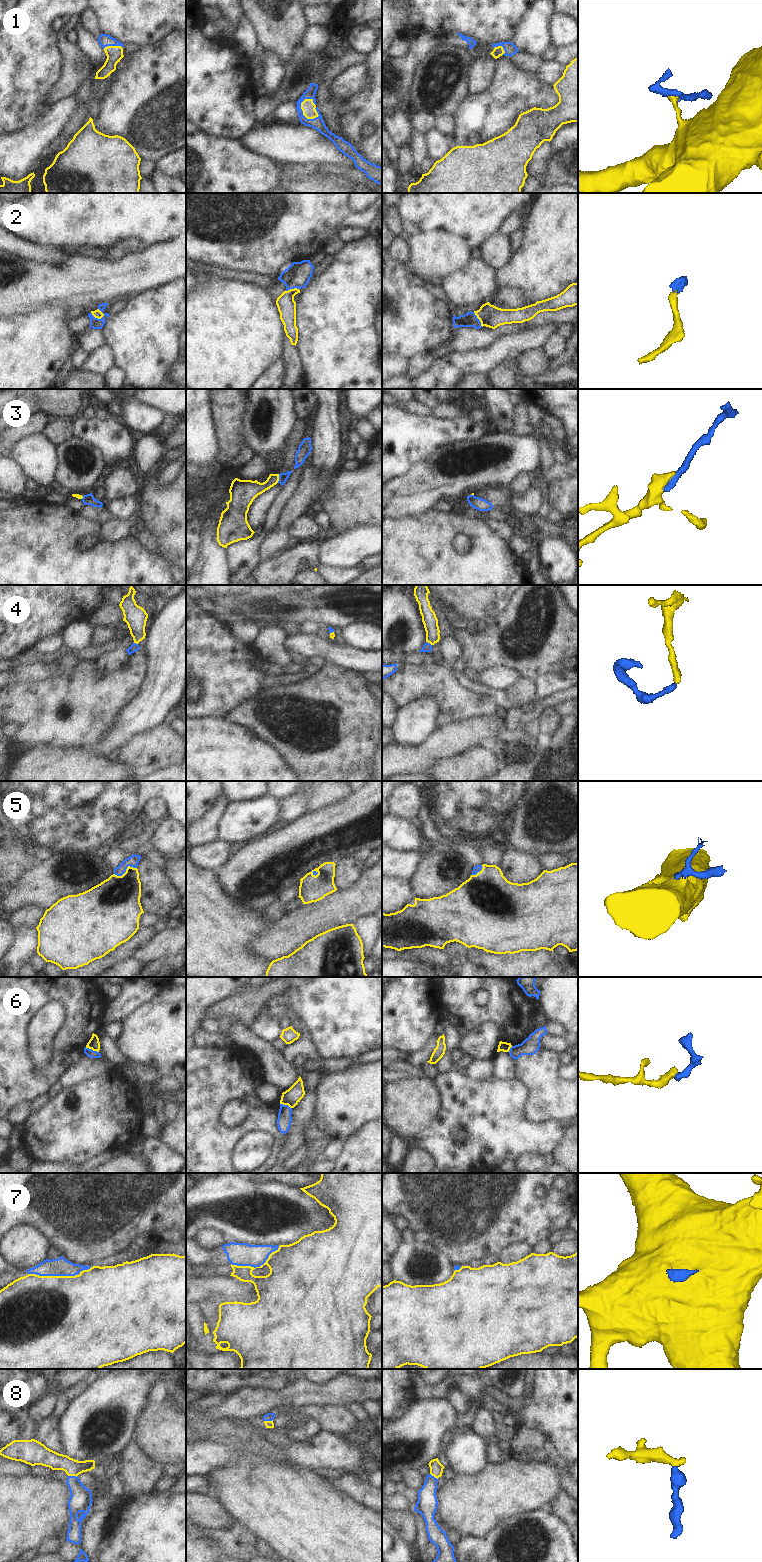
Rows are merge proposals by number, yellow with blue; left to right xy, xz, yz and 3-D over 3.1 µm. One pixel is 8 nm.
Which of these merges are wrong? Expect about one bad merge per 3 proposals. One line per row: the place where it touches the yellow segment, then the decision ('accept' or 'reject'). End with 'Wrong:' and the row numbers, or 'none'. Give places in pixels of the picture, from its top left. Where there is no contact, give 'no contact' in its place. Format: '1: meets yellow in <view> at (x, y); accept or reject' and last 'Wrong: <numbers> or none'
1: meets yellow in xz at (306, 117); accept
2: meets yellow in xy at (97, 317); accept
3: meets yellow in xz at (278, 478); reject
4: meets yellow in yz at (429, 642); accept
5: meets yellow in xy at (126, 870); accept
6: meets yellow in xy at (92, 1049); reject
7: meets yellow in xz at (256, 1267); reject
8: meets yellow in xy at (72, 1475); accept
Wrong: 3, 6, 7

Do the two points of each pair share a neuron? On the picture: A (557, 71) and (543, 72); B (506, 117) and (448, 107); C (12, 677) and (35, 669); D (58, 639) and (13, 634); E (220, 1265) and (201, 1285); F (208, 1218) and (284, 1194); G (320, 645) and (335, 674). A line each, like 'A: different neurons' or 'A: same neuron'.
A: same neuron
B: different neurons
C: same neuron
D: different neurons
E: different neurons
F: same neuron
G: different neurons

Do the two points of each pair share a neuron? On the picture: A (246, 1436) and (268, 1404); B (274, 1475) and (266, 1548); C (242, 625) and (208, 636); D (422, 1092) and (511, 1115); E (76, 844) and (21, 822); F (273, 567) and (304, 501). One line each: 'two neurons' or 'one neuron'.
A: two neurons
B: two neurons
C: two neurons
D: two neurons
E: one neuron
F: two neurons

